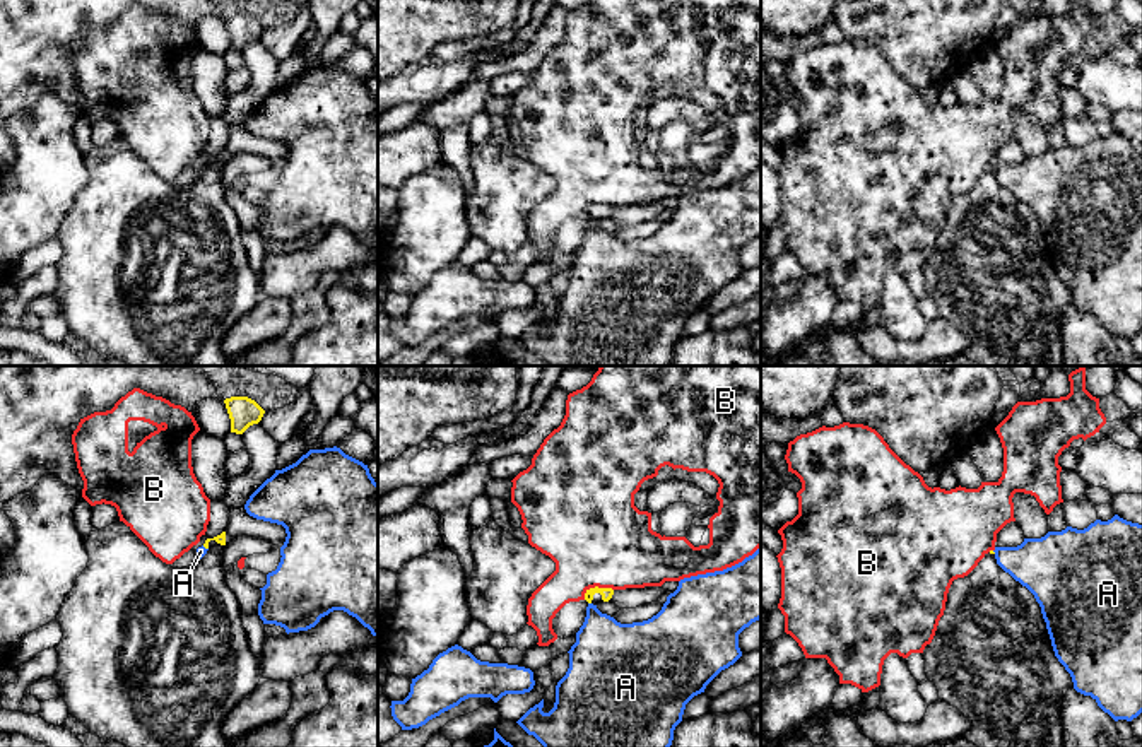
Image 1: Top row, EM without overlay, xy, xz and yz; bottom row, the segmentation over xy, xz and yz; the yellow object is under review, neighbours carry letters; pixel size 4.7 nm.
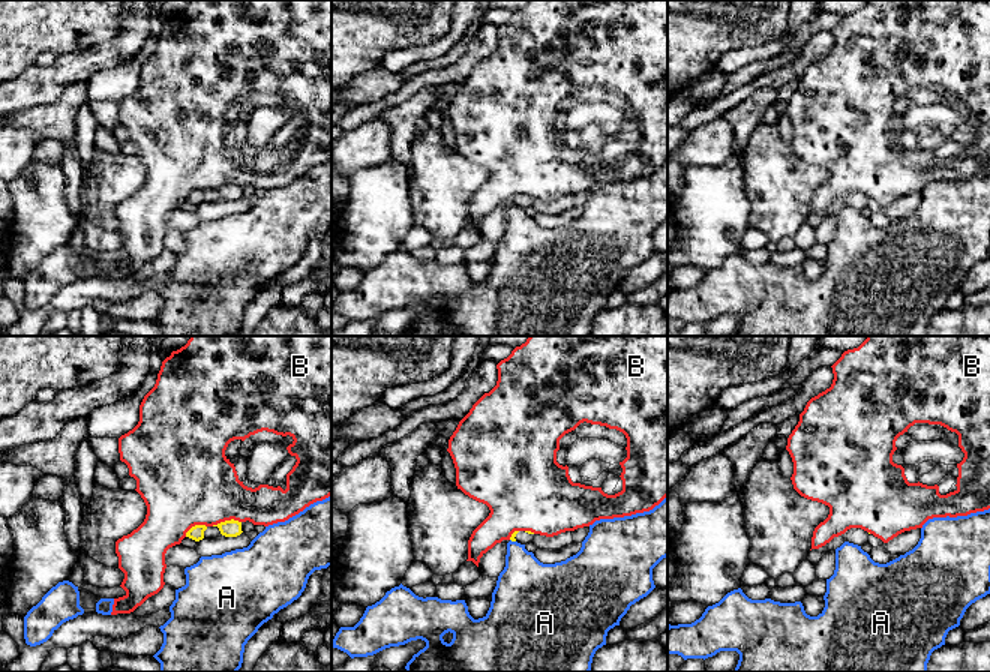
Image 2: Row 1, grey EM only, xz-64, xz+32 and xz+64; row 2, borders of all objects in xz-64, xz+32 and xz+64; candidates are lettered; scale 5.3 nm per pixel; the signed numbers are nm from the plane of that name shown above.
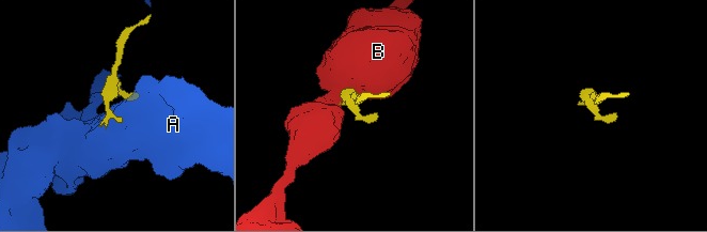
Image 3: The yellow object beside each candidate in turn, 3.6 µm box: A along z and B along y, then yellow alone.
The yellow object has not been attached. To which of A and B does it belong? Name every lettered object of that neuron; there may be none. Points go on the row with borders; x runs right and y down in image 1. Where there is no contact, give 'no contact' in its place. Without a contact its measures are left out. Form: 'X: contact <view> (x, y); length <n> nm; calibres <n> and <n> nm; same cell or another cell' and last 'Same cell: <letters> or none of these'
A: contact xy (206, 547); length 40 nm; calibres 50 and 50 nm; another cell
B: contact xz (595, 587); length 150 nm; calibres 50 and 460 nm; another cell
Same cell: none of these

